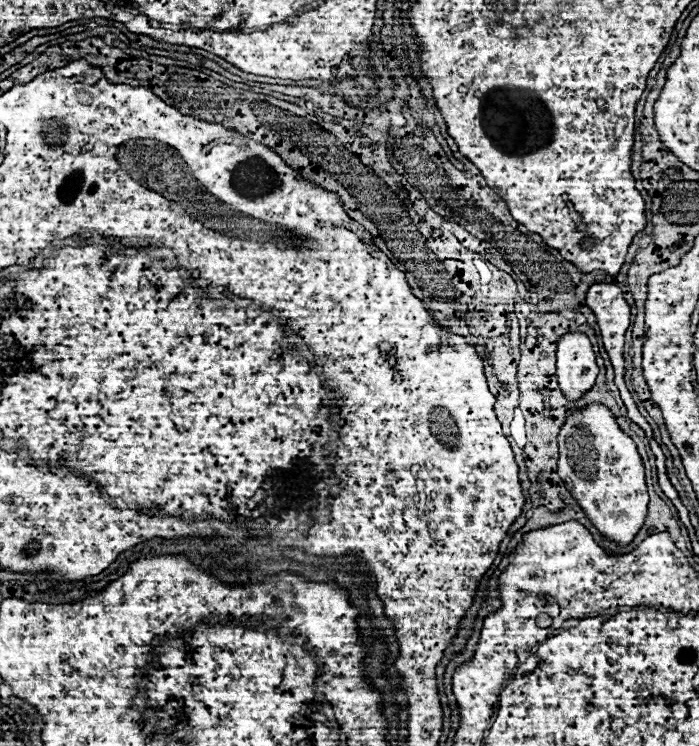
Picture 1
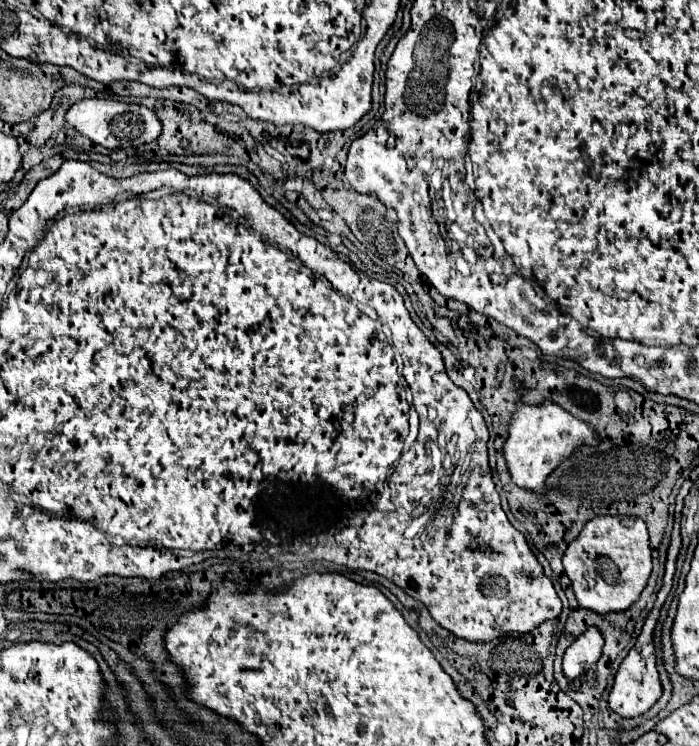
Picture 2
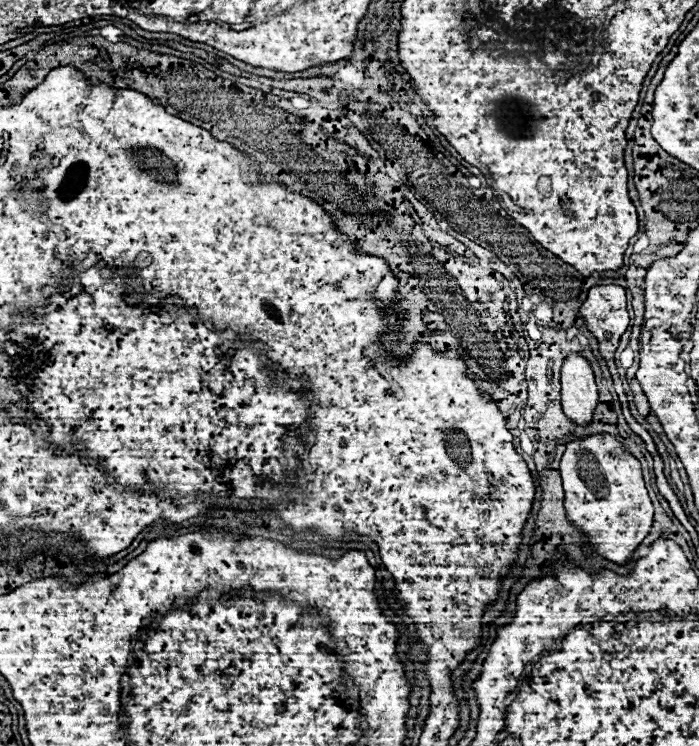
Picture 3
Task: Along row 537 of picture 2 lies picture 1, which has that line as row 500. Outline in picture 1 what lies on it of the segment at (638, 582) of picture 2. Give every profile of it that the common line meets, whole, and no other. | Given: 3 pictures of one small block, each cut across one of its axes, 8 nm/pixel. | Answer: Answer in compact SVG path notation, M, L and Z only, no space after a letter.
M592 402L574 408L564 420L558 434L558 448L558 474L592 524L604 538L612 538L622 546L630 544L648 512L644 466L634 440L620 430L616 418L604 404Z

